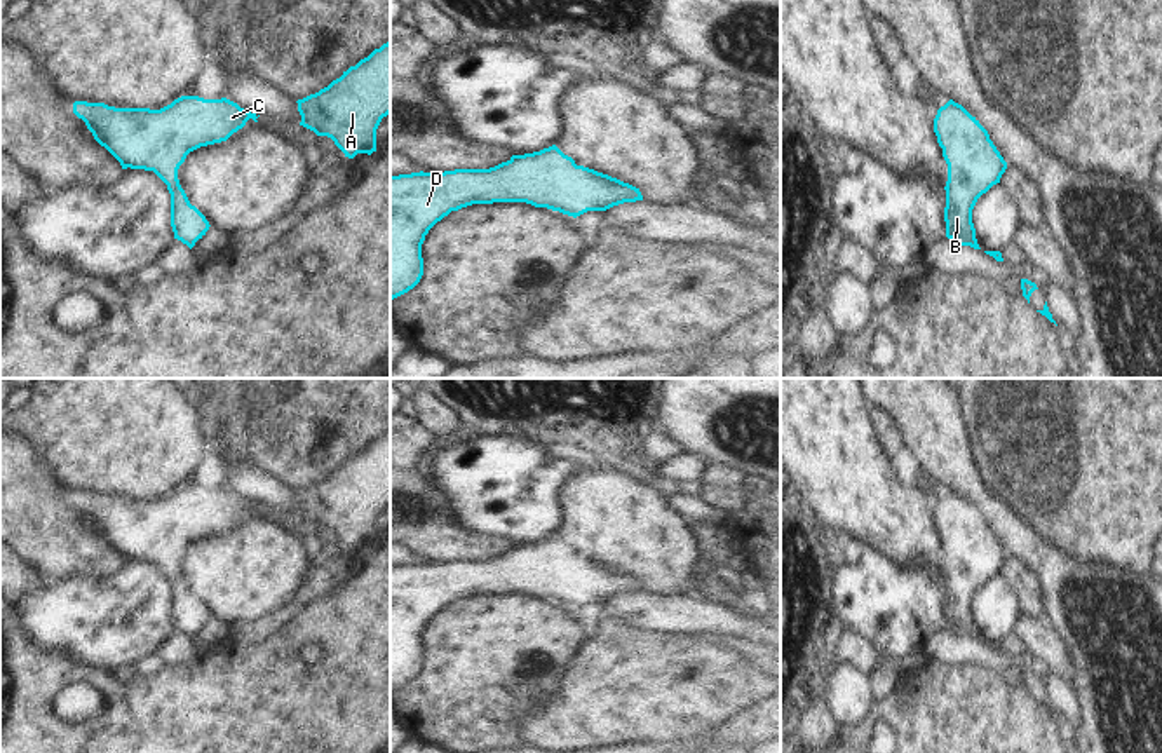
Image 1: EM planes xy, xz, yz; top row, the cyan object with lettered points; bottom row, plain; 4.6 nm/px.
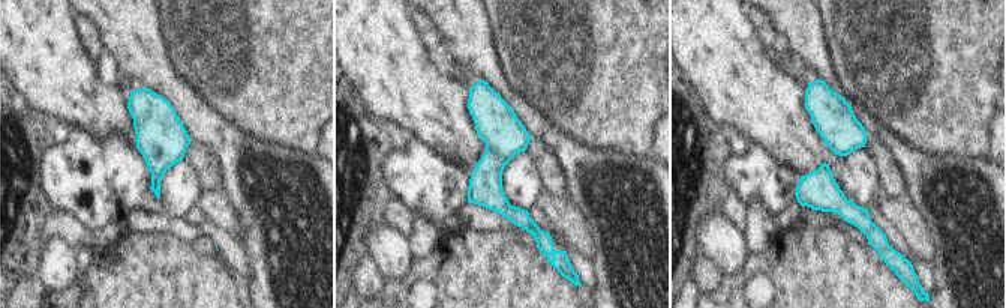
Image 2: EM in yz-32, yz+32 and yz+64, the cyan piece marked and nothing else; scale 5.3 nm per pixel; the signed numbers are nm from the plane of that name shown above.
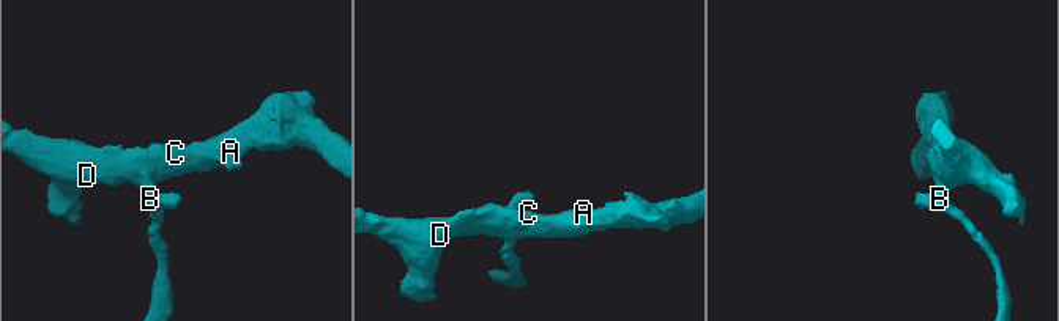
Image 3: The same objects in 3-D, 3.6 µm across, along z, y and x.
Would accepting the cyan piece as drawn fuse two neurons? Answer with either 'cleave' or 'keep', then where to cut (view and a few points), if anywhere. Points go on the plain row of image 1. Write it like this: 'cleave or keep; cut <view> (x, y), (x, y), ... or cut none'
keep; cut none

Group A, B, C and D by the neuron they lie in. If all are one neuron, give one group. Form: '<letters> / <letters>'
A B C D

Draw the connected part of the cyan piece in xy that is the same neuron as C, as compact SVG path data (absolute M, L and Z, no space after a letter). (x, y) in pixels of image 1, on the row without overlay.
M181 486L160 500L75 492L73 504L122 560L153 561L167 575L174 629L190 640L211 615L181 579L179 556L190 542L226 532L249 509L258 512L260 507L226 488L199 486Z

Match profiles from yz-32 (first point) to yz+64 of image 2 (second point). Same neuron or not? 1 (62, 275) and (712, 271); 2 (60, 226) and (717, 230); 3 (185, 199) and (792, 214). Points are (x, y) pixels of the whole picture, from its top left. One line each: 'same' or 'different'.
1: different
2: different
3: different

